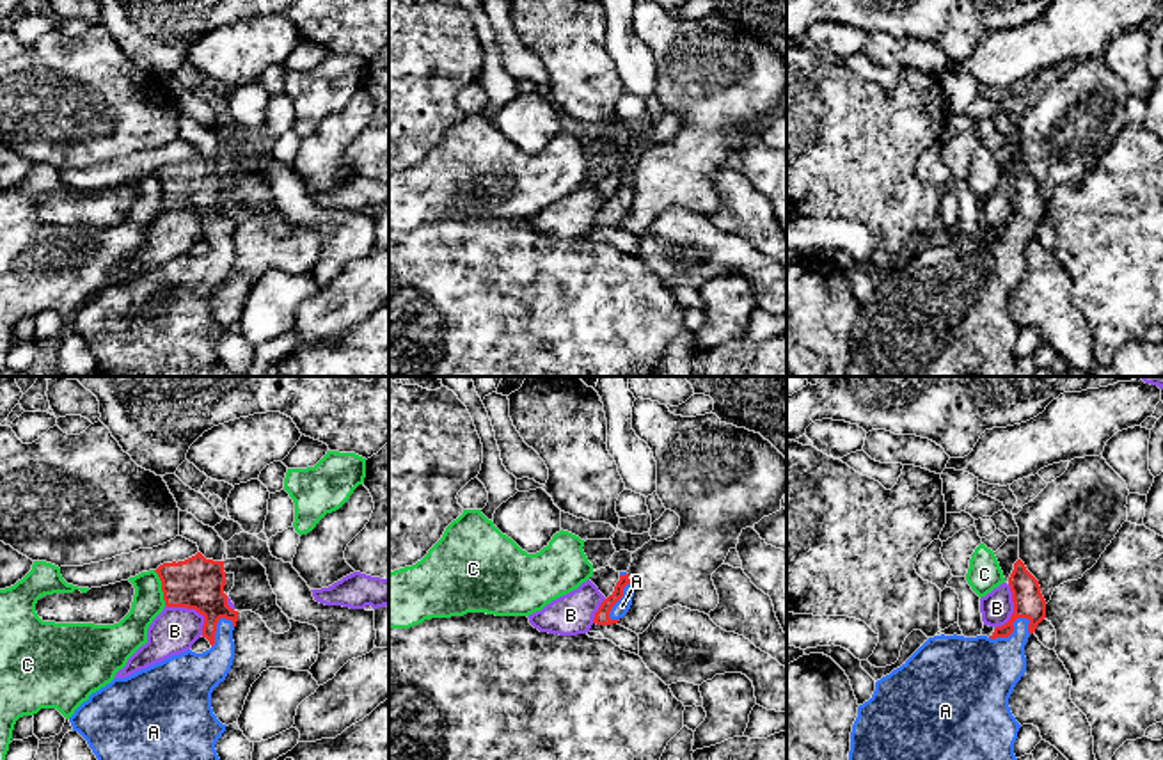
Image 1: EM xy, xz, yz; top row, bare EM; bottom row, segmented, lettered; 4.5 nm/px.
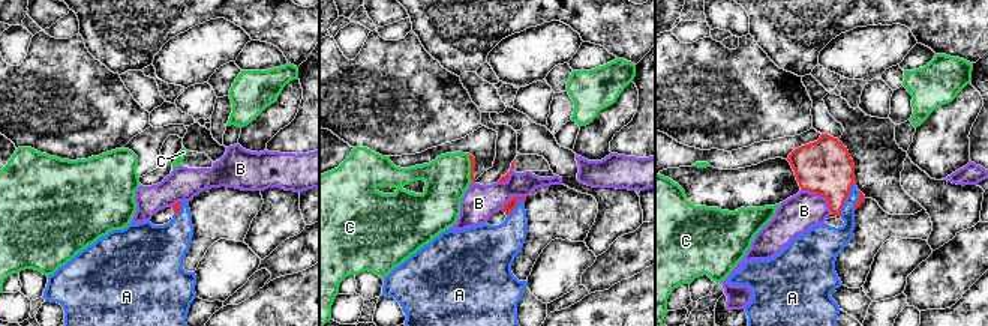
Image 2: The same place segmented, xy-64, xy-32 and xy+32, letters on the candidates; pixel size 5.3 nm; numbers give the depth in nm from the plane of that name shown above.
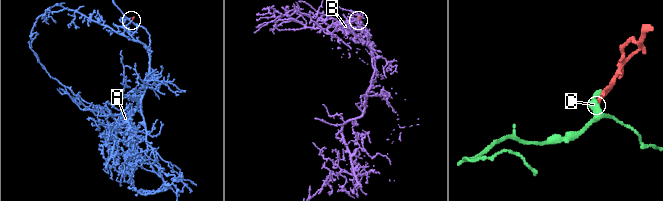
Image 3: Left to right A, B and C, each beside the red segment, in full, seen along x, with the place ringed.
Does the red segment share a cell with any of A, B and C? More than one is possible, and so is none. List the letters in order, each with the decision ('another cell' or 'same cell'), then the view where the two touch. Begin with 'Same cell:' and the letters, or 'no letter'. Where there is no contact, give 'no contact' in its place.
Same cell: A
A: same cell; contact in yz
B: another cell; contact in xy
C: another cell; contact in xy

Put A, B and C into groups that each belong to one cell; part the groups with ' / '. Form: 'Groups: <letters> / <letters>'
Groups: A / B / C

